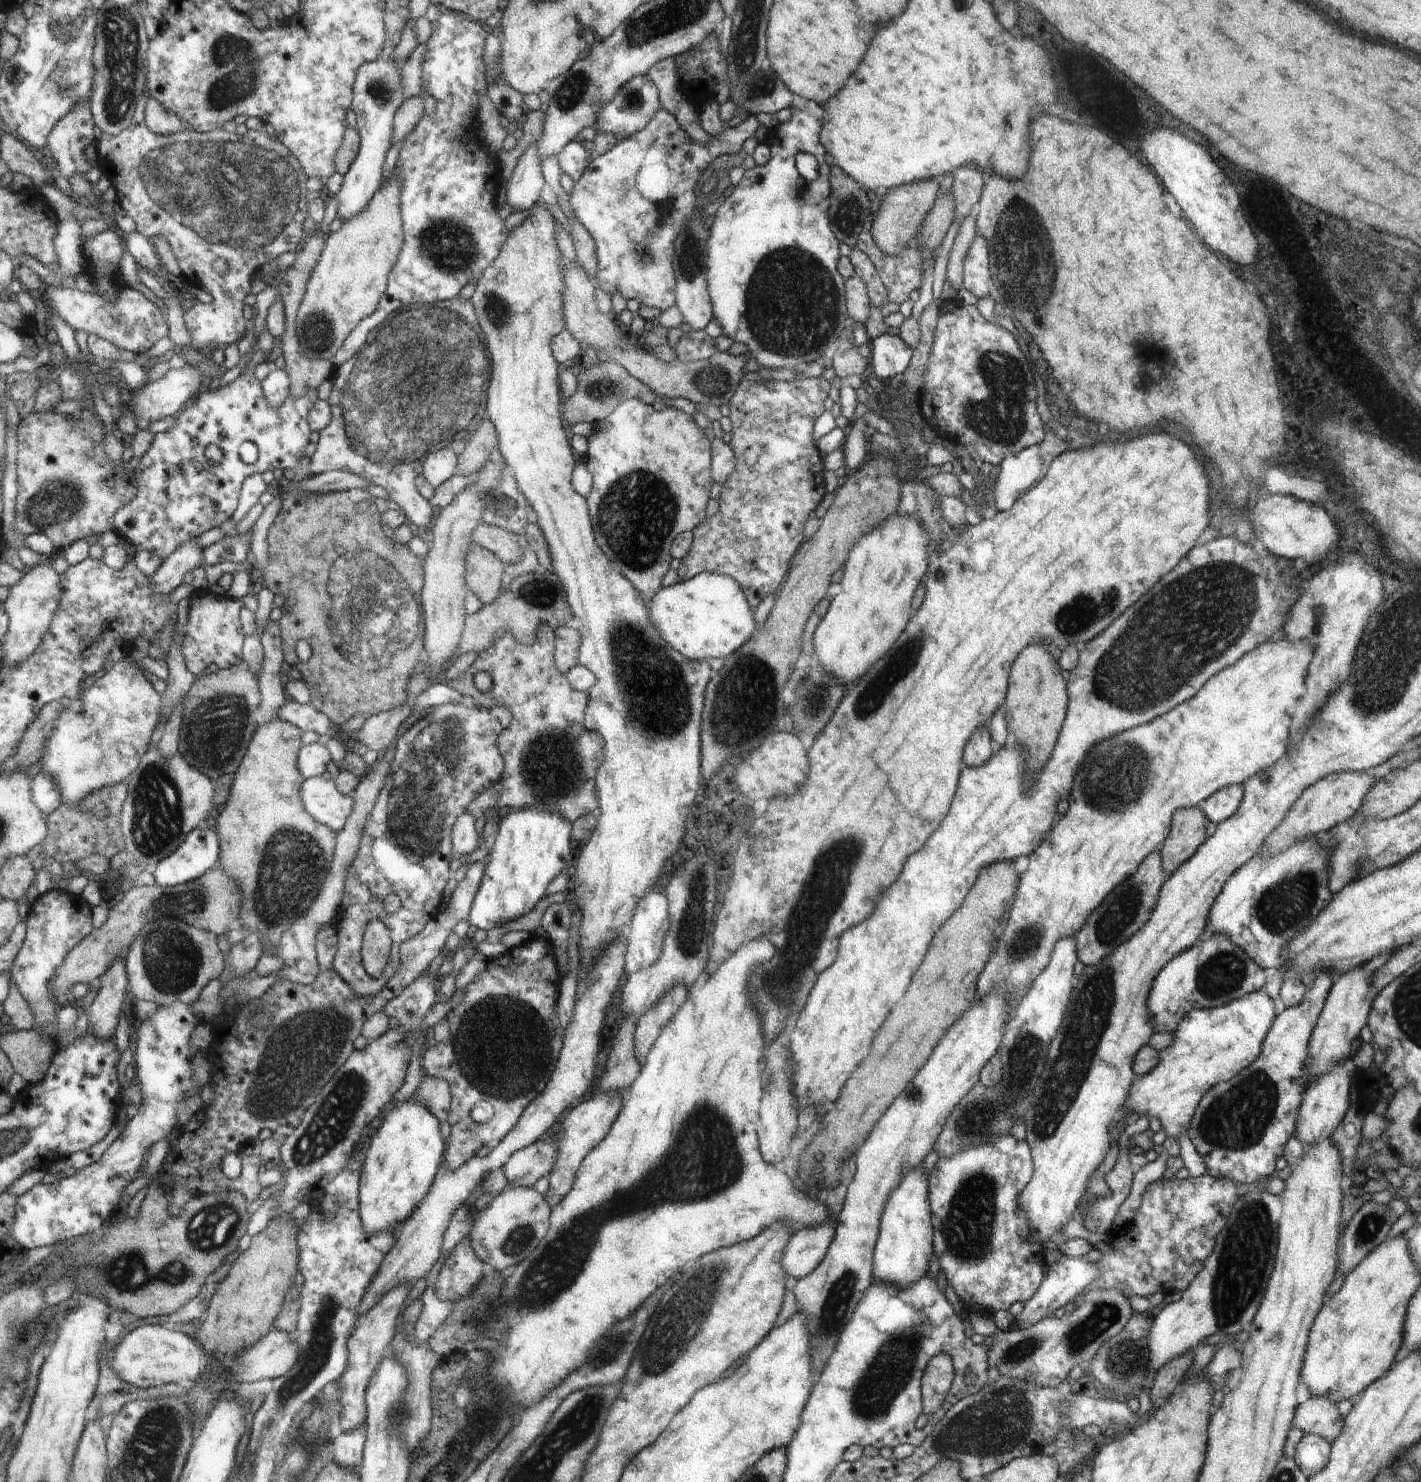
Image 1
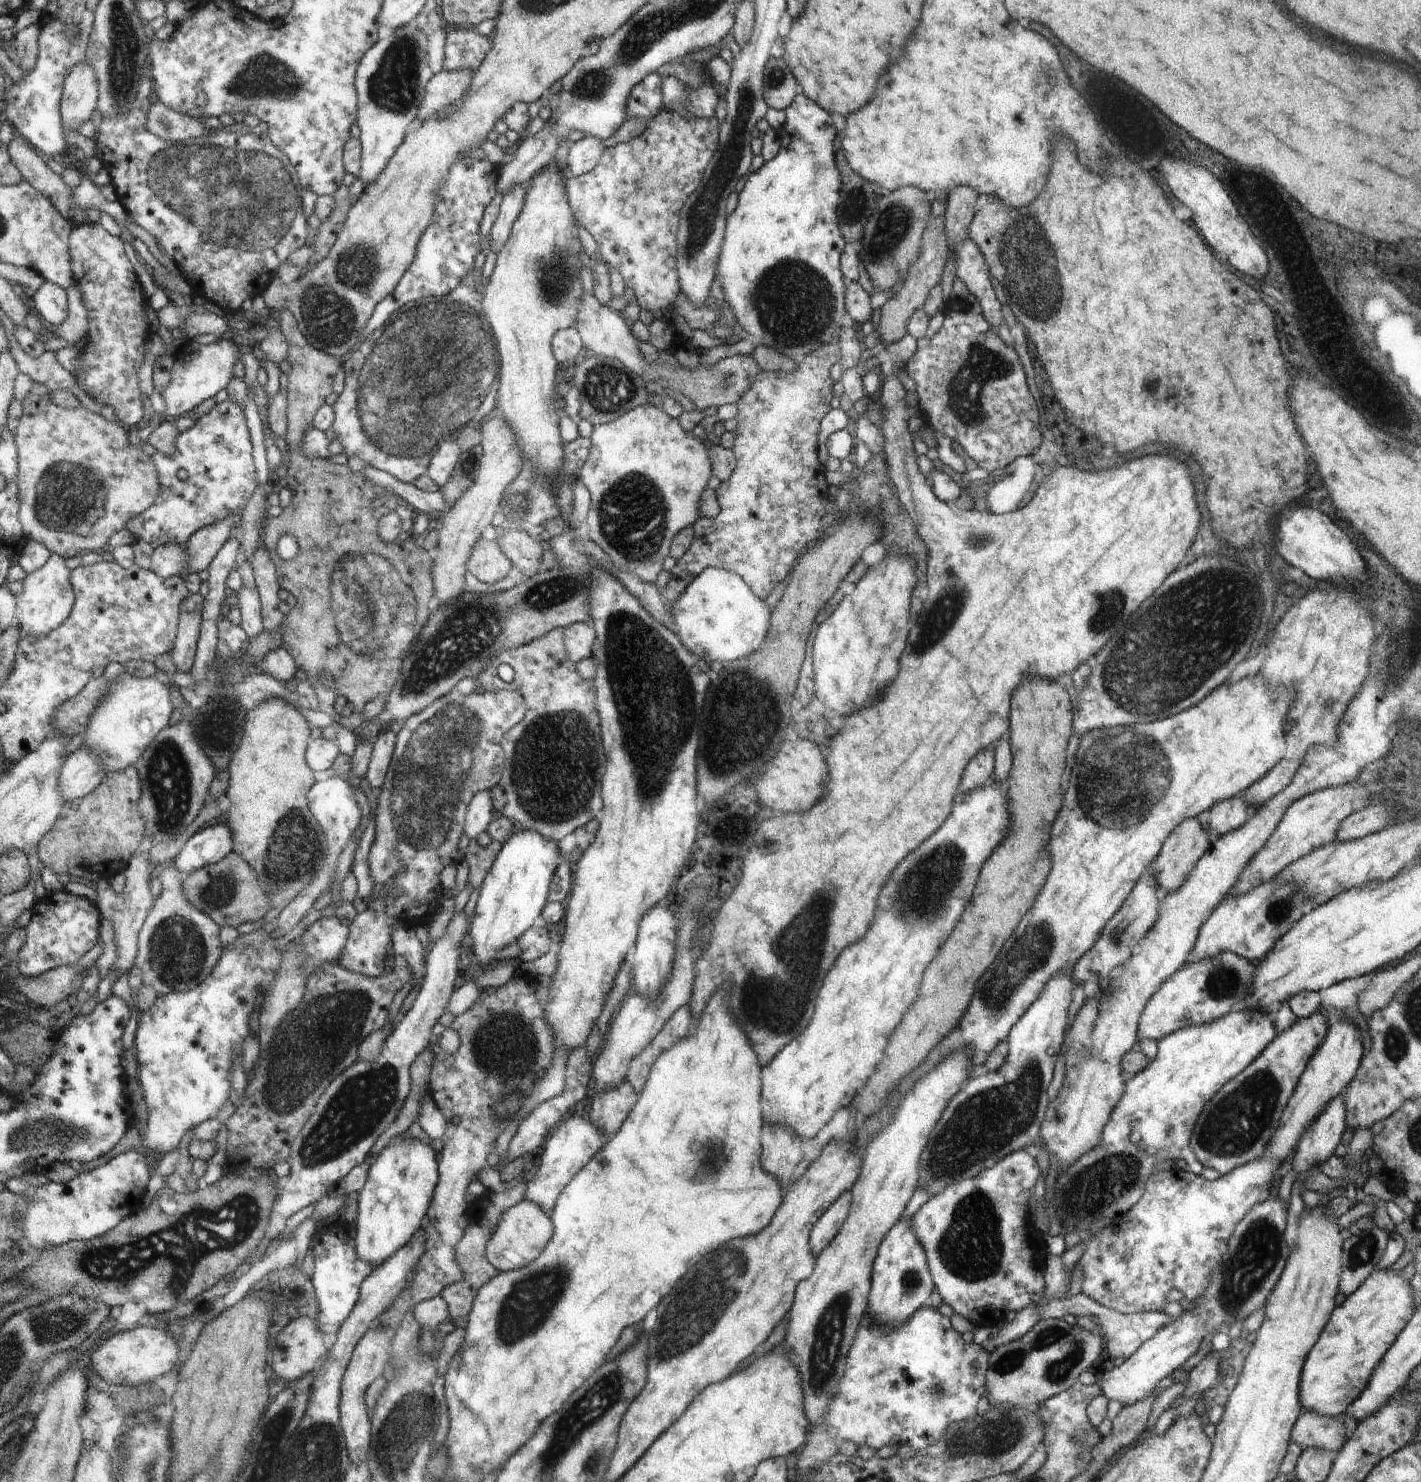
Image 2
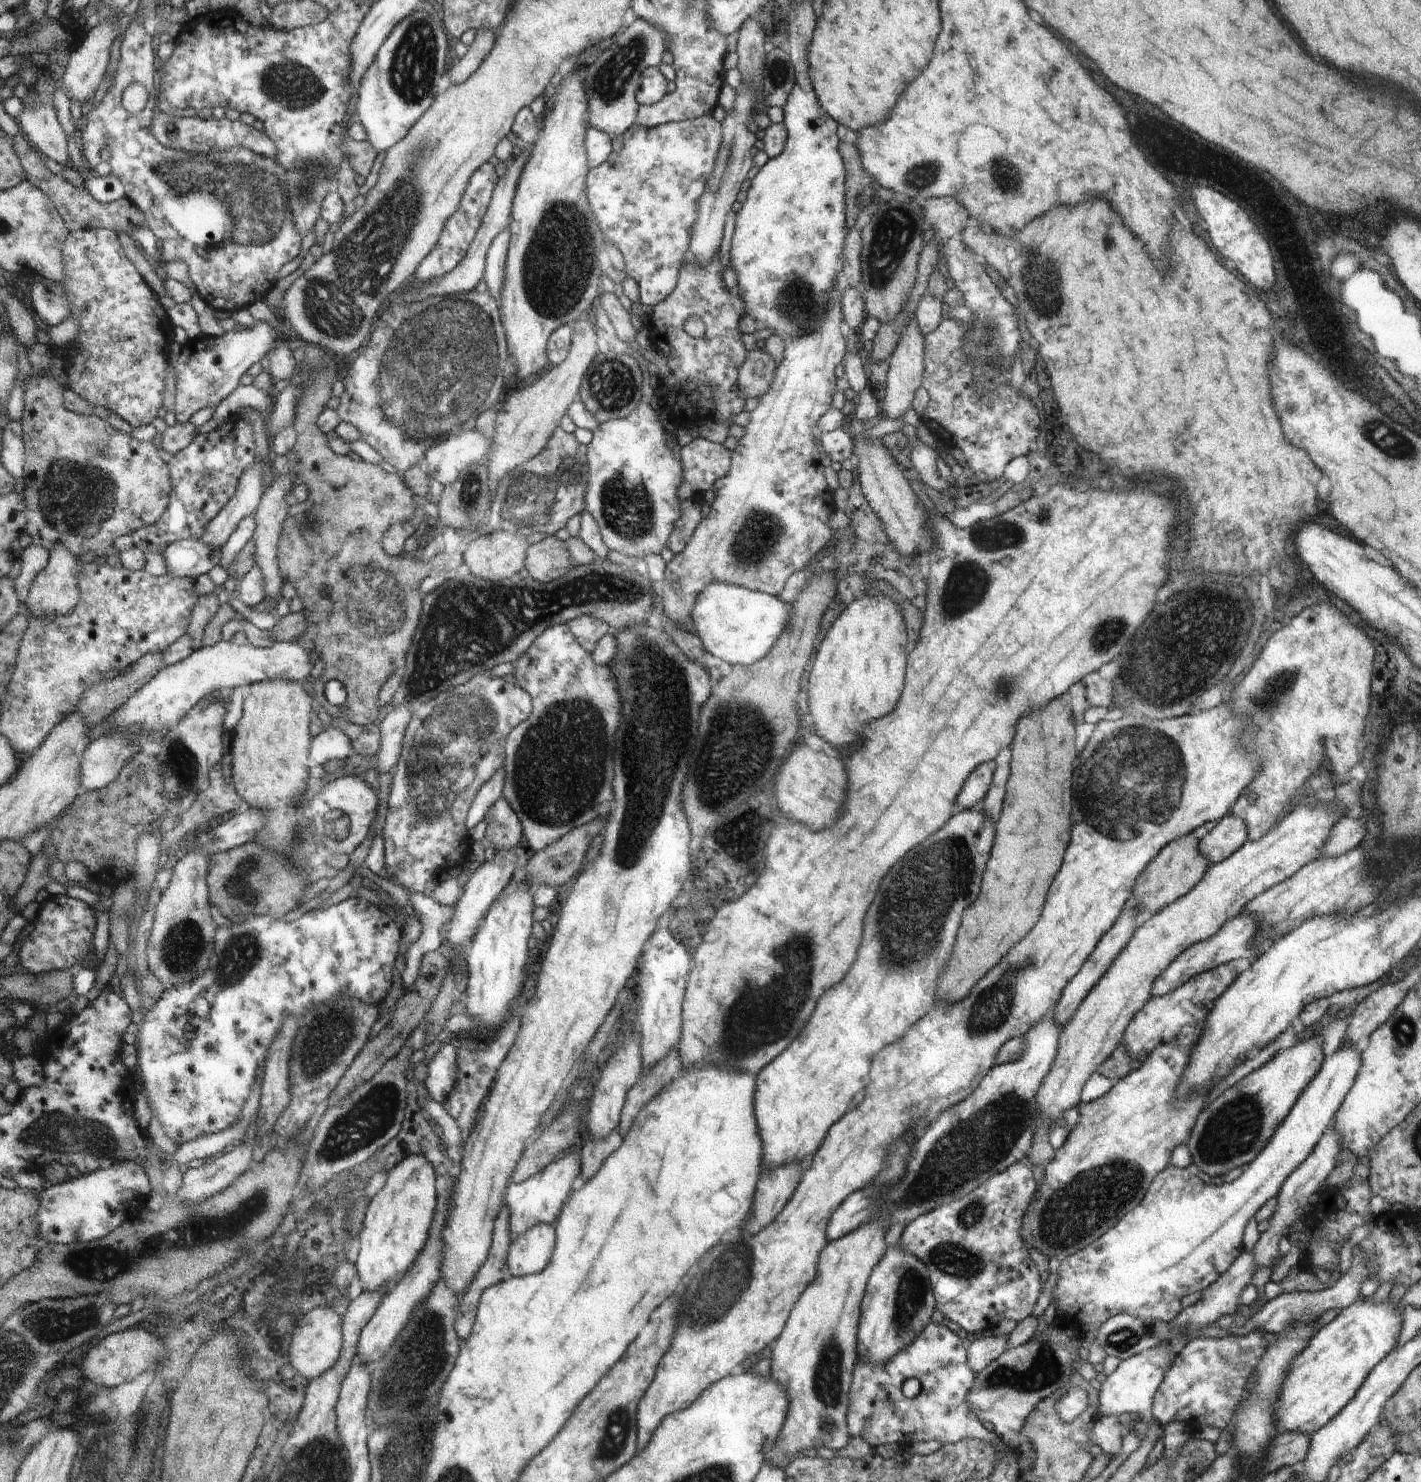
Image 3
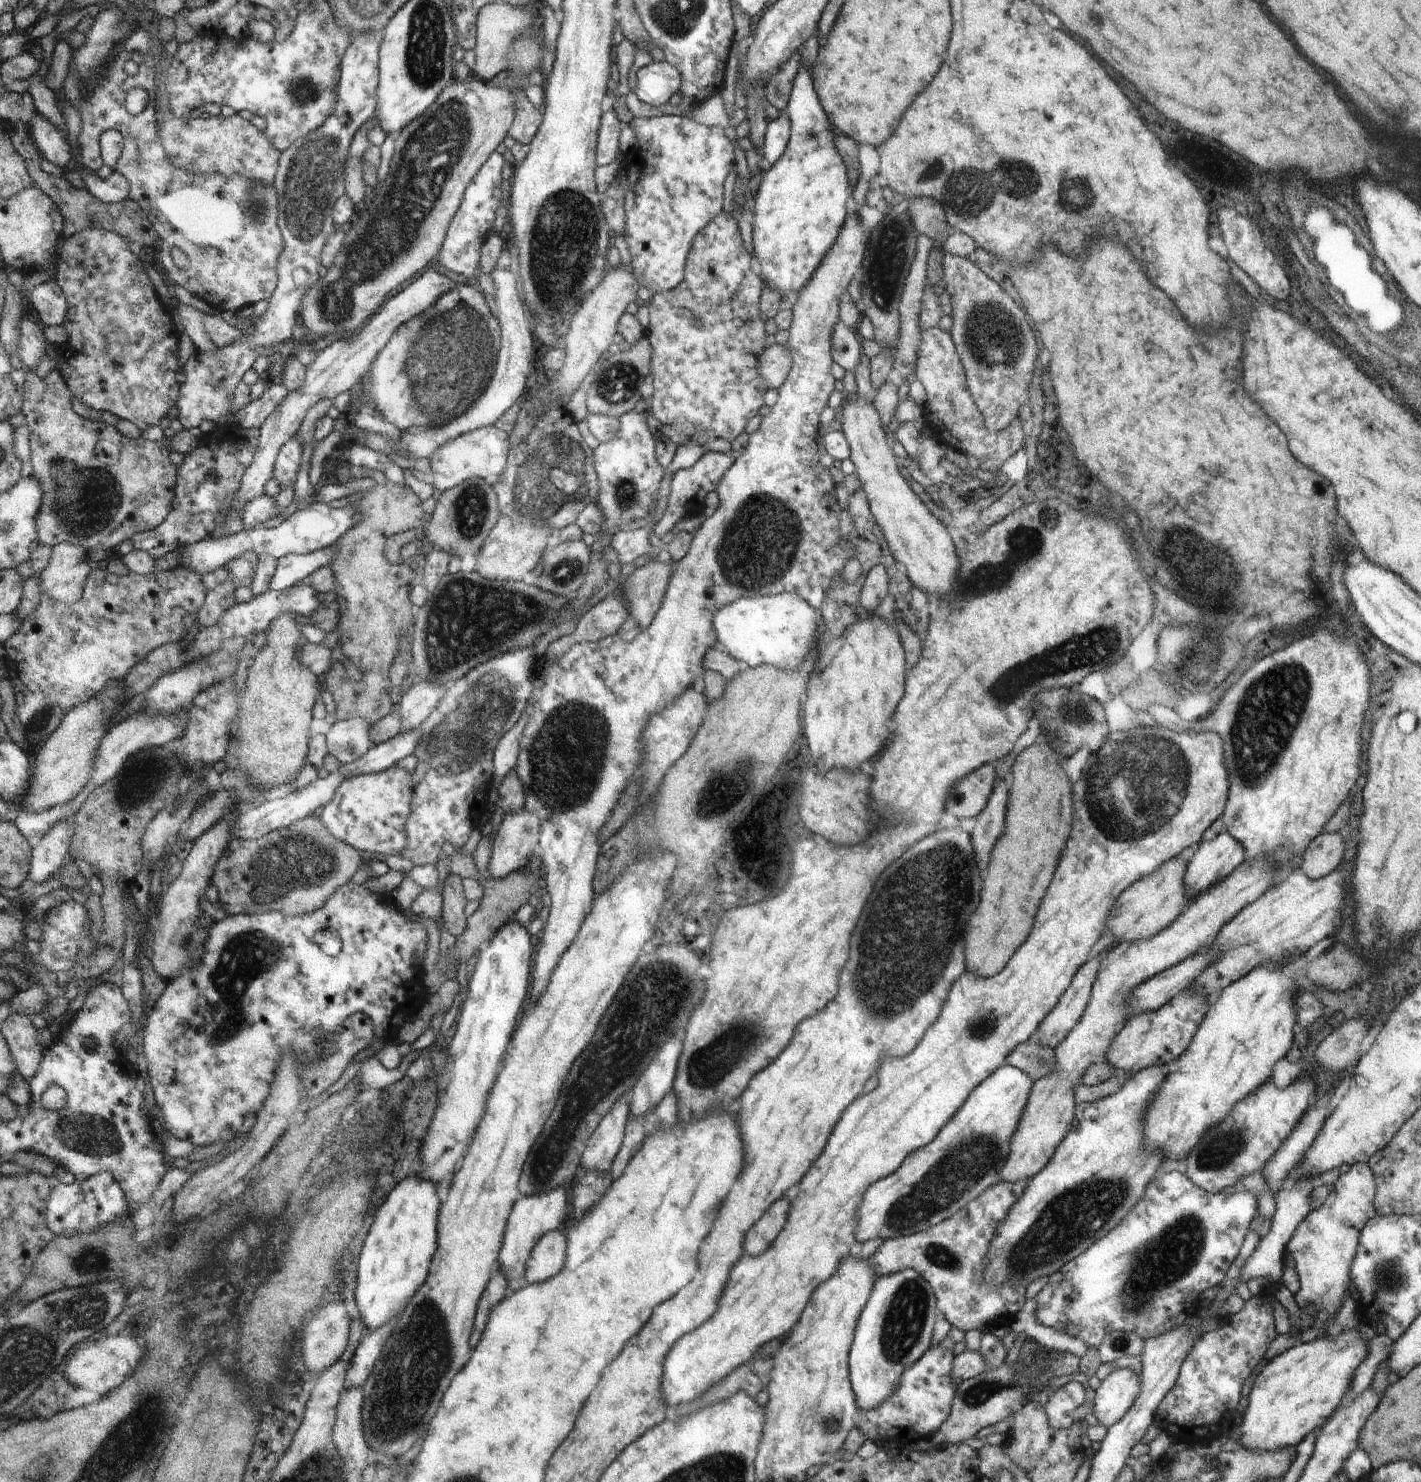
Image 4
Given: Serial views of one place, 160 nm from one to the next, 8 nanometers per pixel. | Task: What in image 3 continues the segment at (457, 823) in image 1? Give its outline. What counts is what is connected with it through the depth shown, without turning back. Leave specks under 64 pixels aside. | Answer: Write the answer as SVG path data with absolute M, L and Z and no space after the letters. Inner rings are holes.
M502 766L487 780L474 797L472 808L466 818L466 828L474 828L483 820L489 808L502 796L505 781L505 767Z

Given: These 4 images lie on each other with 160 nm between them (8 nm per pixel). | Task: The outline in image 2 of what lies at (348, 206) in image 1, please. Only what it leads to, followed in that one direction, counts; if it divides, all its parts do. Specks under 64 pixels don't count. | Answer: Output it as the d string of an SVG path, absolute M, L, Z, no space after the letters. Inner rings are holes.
M414 23L379 39L360 62L356 72L357 124L360 127L361 171L357 179L372 184L403 144L406 128L423 103L432 70L426 64L427 33Z

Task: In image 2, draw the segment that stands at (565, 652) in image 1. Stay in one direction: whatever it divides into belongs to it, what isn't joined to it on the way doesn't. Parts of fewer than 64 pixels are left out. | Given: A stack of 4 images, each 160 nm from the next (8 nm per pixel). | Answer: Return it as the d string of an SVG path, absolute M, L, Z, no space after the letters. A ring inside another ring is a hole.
M579 622L565 628L565 649L568 651L569 659L579 663L592 656L593 644L597 638L594 627L589 622Z

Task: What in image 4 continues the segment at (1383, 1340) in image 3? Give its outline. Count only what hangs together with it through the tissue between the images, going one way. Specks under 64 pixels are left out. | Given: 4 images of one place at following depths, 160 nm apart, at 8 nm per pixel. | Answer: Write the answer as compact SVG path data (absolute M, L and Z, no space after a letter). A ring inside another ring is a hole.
M1348 1331L1324 1334L1274 1357L1262 1371L1256 1372L1256 1380L1249 1392L1249 1404L1241 1420L1238 1442L1249 1451L1294 1449L1335 1413L1366 1353L1367 1343L1359 1334Z

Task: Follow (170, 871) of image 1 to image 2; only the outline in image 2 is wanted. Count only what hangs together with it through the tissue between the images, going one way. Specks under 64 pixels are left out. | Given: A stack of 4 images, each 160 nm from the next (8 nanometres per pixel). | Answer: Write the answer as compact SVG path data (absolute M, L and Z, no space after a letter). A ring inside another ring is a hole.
M226 822L218 823L195 834L171 863L188 876L205 866L216 864L232 851L231 828Z

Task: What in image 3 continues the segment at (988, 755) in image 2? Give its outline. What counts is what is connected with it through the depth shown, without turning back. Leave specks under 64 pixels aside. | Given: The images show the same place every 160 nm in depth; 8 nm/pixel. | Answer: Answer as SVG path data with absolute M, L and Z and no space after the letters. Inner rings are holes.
M994 761L983 762L969 774L964 788L957 797L954 808L955 813L980 806L993 782L993 774L996 772L996 766L997 764Z

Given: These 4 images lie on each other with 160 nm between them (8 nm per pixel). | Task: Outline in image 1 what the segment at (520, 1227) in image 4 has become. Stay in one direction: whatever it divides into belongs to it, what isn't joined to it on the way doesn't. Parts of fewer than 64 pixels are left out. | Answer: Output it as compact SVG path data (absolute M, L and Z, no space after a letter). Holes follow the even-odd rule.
M598 1092L595 1096L578 1104L574 1110L563 1119L562 1127L556 1132L558 1140L558 1154L554 1168L550 1172L550 1186L543 1193L550 1209L554 1209L571 1192L576 1184L577 1174L585 1158L609 1135L613 1123L621 1113L625 1096L620 1092Z

